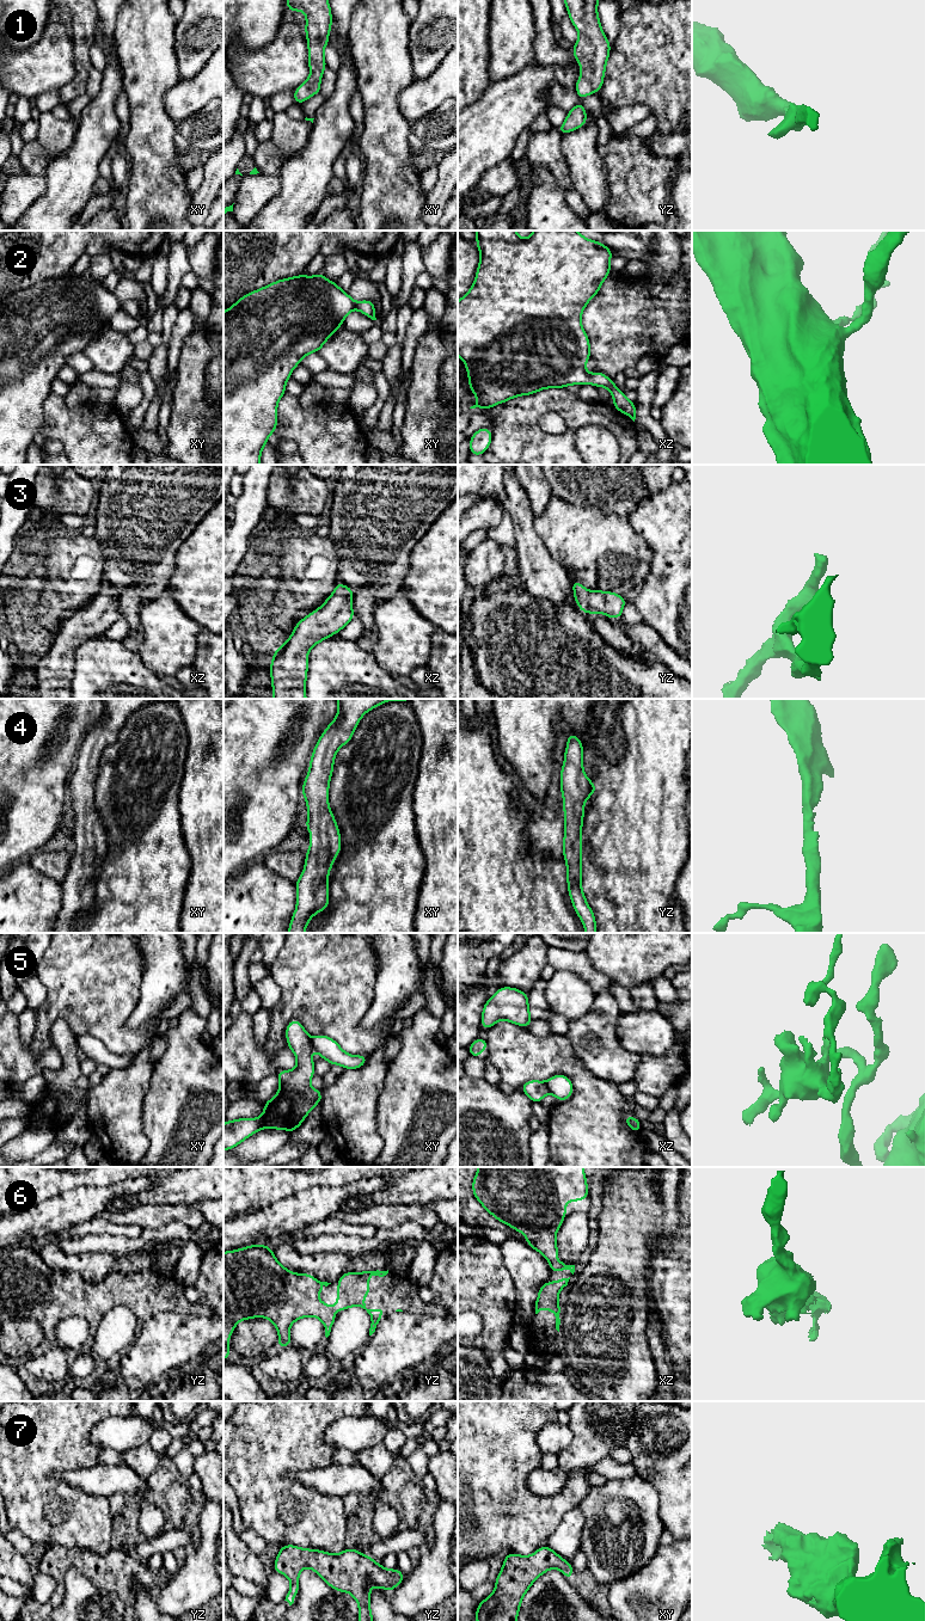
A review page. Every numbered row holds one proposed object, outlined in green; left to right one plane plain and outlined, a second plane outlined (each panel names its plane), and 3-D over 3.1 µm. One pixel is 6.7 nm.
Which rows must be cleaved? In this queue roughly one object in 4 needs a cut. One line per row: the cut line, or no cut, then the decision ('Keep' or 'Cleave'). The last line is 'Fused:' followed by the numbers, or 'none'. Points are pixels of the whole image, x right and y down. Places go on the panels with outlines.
1: No split. Keep
2: No split. Keep
3: No split. Keep
4: No split. Keep
5: Split along xy (311, 1038), (313, 1048). Cleave
6: No split. Keep
7: No split. Keep
Fused: 5

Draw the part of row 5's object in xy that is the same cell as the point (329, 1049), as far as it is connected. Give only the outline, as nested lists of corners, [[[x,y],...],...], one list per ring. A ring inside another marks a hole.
[[[325,1034],[313,1037],[312,1045],[320,1058],[326,1060],[331,1066],[338,1064],[344,1069],[361,1068],[368,1060],[367,1055],[354,1056],[347,1054],[335,1039]]]

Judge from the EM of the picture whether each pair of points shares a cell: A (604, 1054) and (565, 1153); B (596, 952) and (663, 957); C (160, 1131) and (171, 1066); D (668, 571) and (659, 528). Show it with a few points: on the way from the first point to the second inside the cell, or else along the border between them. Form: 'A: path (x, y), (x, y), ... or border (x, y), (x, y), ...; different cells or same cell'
A: border (576, 1056), (592, 1074), (618, 1086); different cells
B: path (613, 952), (647, 952); same cell
C: path (171, 1115), (171, 1082); same cell
D: path (665, 560), (665, 539); same cell

